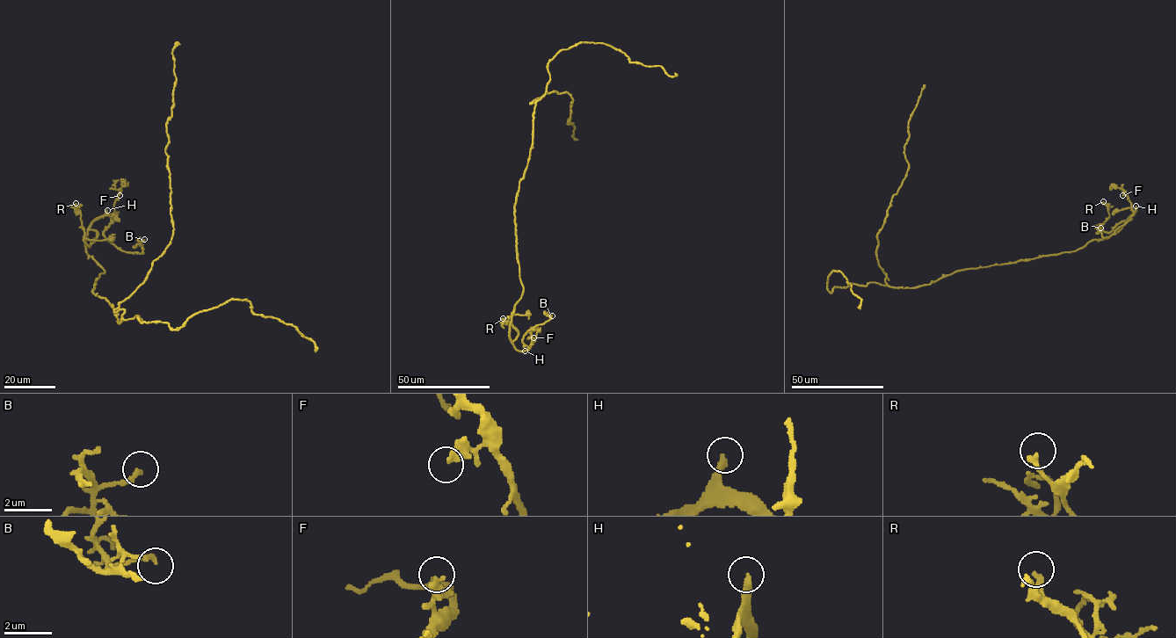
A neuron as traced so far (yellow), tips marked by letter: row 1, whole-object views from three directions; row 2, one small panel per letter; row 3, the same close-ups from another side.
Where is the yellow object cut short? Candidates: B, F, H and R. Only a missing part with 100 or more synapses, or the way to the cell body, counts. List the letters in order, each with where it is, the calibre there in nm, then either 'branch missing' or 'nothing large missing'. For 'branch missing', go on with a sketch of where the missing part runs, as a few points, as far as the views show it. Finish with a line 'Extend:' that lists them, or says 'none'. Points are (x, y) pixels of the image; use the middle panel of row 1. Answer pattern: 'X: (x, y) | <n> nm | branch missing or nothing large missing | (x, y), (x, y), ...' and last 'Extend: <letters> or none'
B: (552, 315) | 200 nm | nothing large missing
F: (533, 337) | 240 nm | nothing large missing
H: (525, 351) | 280 nm | branch missing | (525, 351), (511, 350), (496, 341)
R: (503, 318) | 200 nm | nothing large missing
Extend: H

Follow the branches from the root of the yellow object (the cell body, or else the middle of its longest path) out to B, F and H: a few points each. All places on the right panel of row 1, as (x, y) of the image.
B: (943, 276), (966, 268), (1075, 251), (1092, 241), (1115, 234), (1136, 211), (1109, 237), (1102, 235), (1100, 228)
F: (943, 276), (966, 268), (1075, 251), (1093, 240), (1107, 239), (1136, 211), (1127, 195), (1122, 195)
H: (943, 276), (966, 268), (1075, 251), (1092, 241), (1107, 239), (1117, 233), (1136, 212), (1136, 206)

